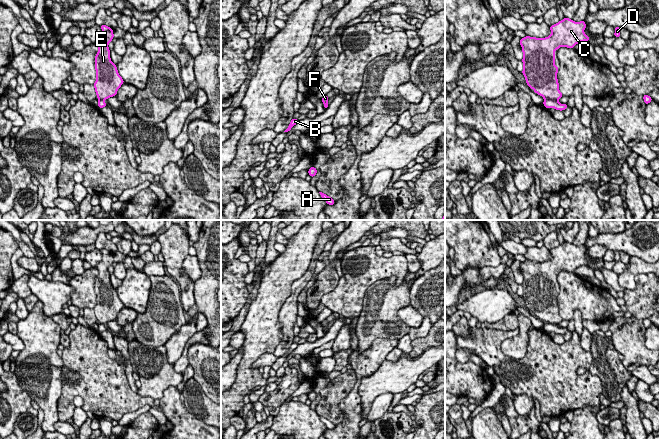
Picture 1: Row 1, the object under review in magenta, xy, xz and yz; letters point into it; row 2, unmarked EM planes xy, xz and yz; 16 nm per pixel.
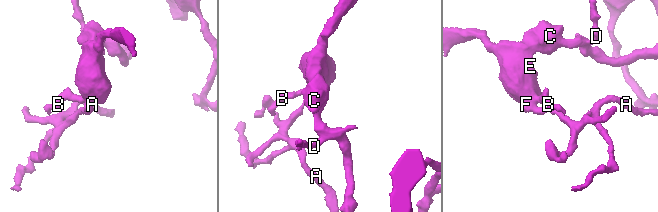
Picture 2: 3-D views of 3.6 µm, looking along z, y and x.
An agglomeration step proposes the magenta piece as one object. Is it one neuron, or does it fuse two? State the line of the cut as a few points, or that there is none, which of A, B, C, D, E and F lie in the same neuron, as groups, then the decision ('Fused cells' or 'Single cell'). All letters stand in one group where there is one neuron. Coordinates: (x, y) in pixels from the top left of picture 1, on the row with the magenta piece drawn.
Split along yz (544, 98), (557, 101). Groups: A F / B C D E. Fused cells

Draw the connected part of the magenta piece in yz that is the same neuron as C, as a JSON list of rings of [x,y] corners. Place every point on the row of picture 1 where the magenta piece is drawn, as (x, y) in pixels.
[[[564,18],[558,23],[551,25],[551,34],[545,38],[536,38],[525,36],[520,39],[519,44],[523,52],[523,71],[527,85],[534,90],[535,93],[542,96],[544,99],[559,100],[562,98],[562,93],[559,91],[559,83],[557,73],[559,67],[555,65],[555,51],[560,47],[574,48],[579,42],[588,42],[588,37],[584,30],[586,28],[585,21],[575,22],[572,19]]]

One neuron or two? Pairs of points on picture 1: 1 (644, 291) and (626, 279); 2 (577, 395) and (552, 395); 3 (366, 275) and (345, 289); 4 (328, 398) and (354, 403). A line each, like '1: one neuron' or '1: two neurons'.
1: two neurons
2: one neuron
3: one neuron
4: two neurons

